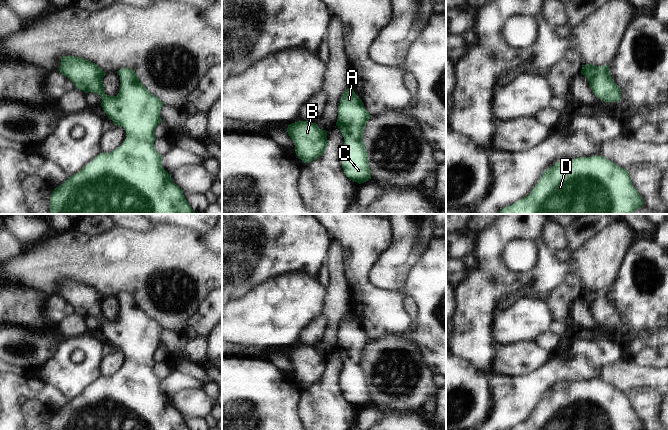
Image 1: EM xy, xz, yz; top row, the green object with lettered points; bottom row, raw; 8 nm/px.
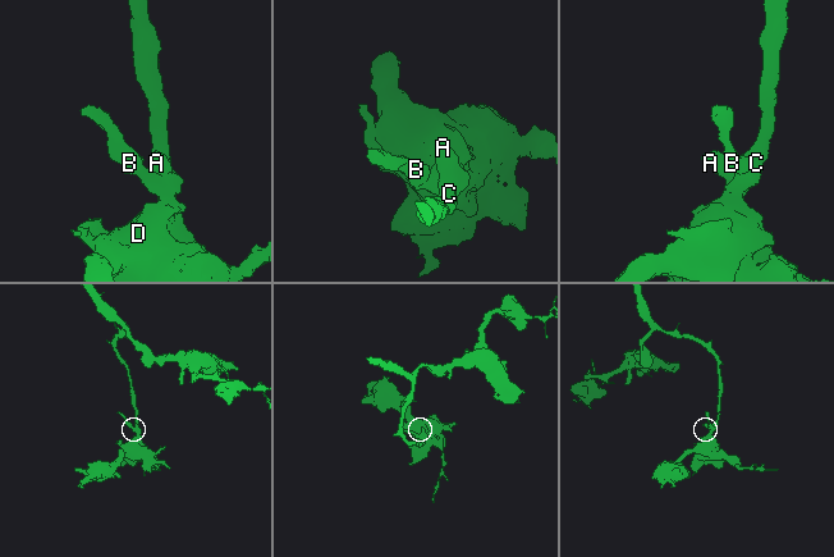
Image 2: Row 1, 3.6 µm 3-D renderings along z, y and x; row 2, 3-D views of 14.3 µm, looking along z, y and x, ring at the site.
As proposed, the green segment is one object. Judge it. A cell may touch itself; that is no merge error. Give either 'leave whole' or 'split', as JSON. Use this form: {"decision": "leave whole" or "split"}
{"decision": "leave whole"}

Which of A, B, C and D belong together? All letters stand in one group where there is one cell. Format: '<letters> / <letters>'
A B C D

